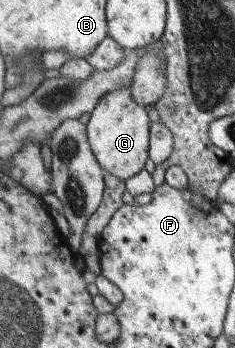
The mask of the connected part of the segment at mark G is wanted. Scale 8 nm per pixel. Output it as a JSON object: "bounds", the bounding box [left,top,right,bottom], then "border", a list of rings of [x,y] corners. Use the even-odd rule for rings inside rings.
{"bounds":[88,87,149,181],"border":[[[128,87],[113,89],[107,93],[90,114],[88,123],[88,138],[97,156],[101,167],[113,177],[125,181],[132,178],[143,169],[143,163],[147,161],[147,127],[149,117],[145,109],[137,104]]]}

